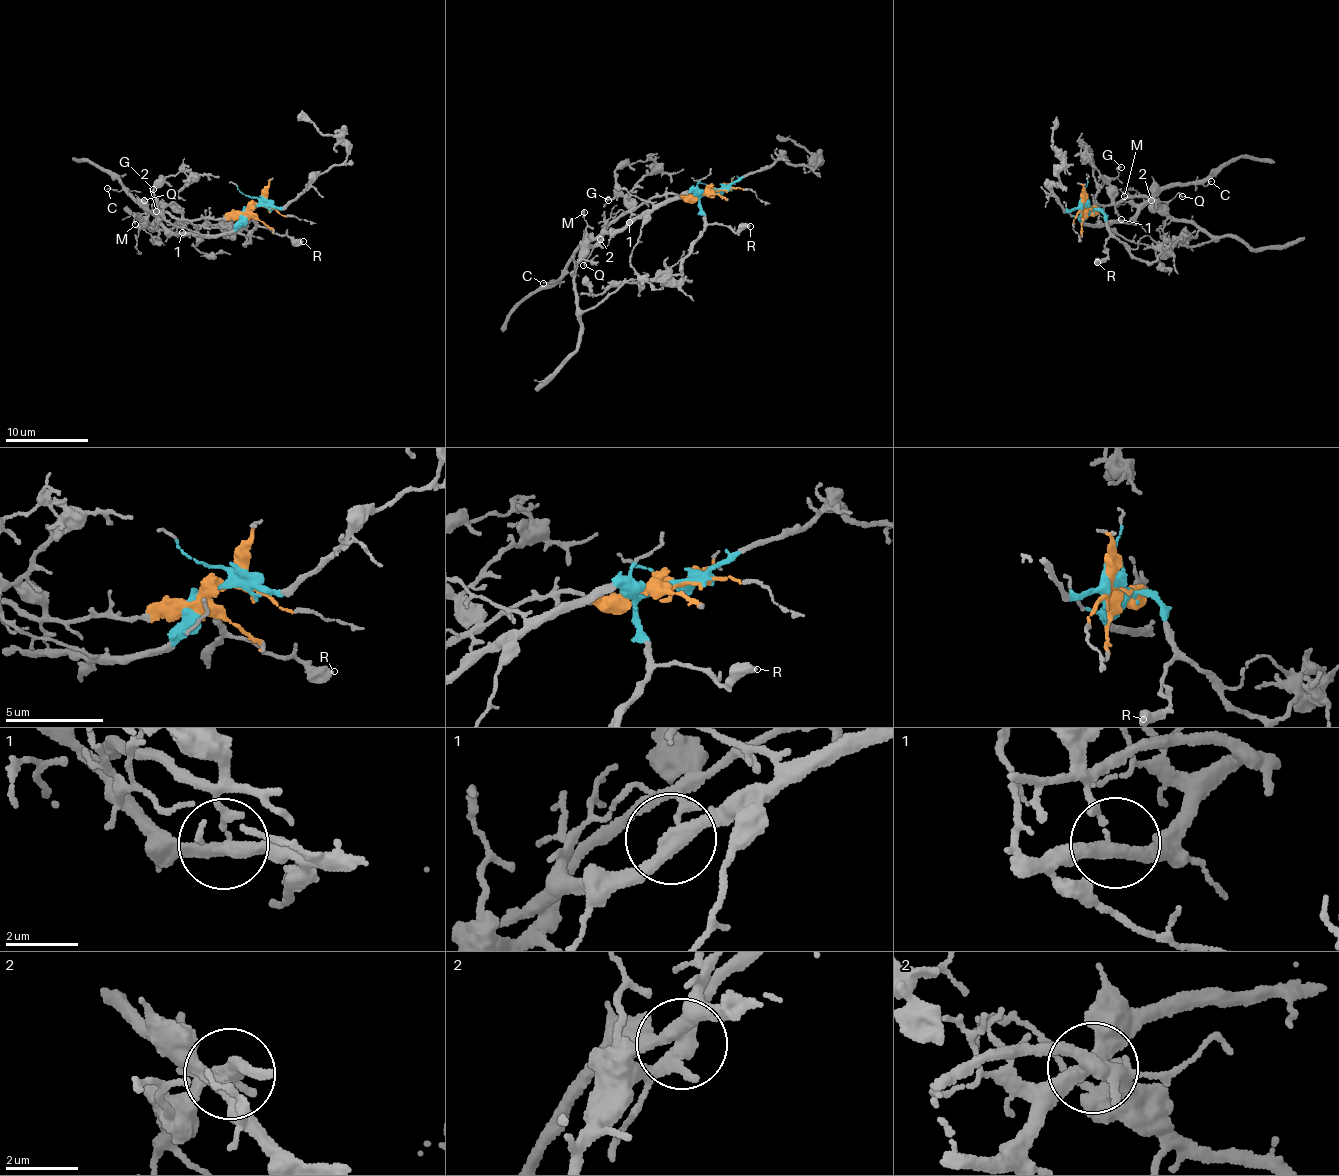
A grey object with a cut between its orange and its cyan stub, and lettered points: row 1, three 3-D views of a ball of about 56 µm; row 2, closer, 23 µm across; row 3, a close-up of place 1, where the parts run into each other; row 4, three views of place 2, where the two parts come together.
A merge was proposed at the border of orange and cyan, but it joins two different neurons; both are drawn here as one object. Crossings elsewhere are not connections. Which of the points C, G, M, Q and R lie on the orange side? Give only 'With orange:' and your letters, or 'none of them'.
With orange: G, M, Q

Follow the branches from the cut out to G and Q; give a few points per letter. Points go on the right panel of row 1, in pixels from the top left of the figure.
G: (1085, 207), (1091, 210), (1093, 205), (1110, 202), (1109, 183), (1122, 166)
Q: (1085, 207), (1091, 210), (1093, 205), (1139, 196), (1160, 202), (1175, 195), (1182, 196)

